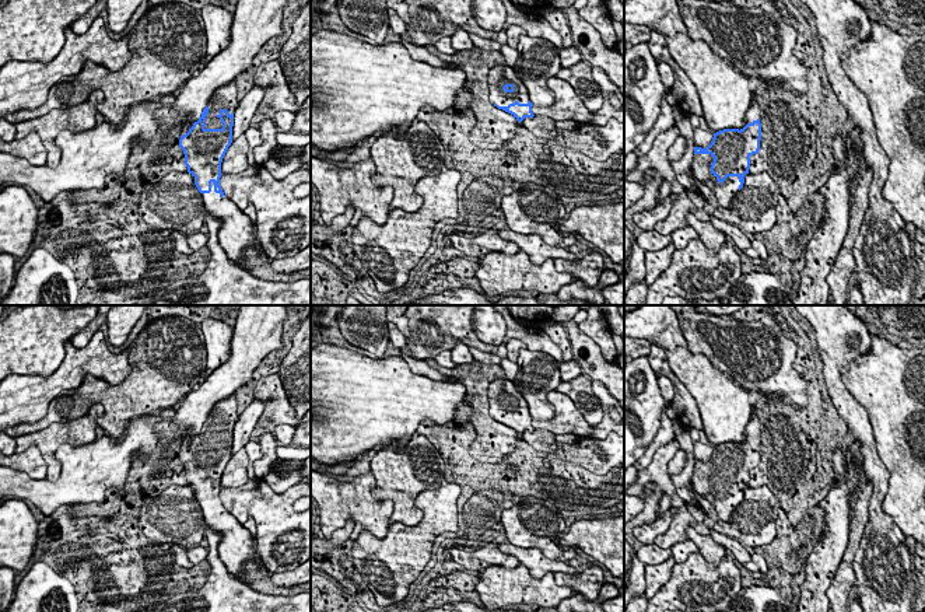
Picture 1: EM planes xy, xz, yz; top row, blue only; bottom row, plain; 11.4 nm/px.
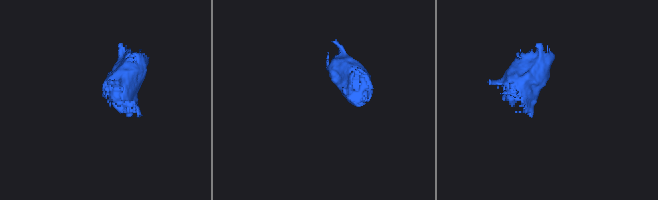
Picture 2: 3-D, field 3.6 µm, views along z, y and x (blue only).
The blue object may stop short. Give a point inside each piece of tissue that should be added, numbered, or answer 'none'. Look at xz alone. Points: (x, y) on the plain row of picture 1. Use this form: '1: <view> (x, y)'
1: xz (498, 390)

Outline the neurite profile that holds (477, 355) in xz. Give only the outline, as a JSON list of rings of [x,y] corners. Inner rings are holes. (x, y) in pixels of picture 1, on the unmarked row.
[[[469,347],[473,359],[484,364],[501,364],[501,359],[495,354],[484,353],[476,347]]]

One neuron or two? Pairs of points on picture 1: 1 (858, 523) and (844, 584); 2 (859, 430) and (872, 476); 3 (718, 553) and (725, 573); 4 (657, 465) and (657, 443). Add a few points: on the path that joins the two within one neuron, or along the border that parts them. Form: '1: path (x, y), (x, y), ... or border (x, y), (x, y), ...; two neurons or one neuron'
1: path (855, 538), (845, 569); one neuron
2: path (866, 441), (871, 465); one neuron
3: border (698, 553), (711, 569), (725, 555); two neurons
4: border (675, 437), (664, 444), (640, 471); two neurons

